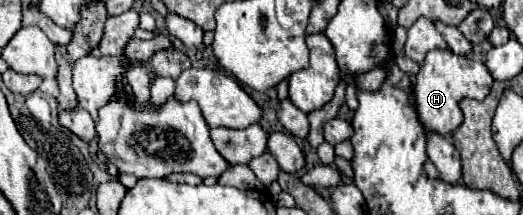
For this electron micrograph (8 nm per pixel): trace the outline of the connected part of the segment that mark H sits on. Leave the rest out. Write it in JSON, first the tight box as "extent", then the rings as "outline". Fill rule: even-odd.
{"extent":[414,48,494,136],"outline":[[[448,48],[430,50],[416,78],[418,80],[414,86],[414,96],[416,96],[418,120],[422,122],[424,132],[436,132],[440,136],[450,136],[462,124],[464,116],[458,106],[462,98],[484,100],[490,94],[490,88],[494,84],[494,78],[492,74],[488,74],[488,68],[484,66],[484,62],[476,62],[466,56],[456,56]]]}

